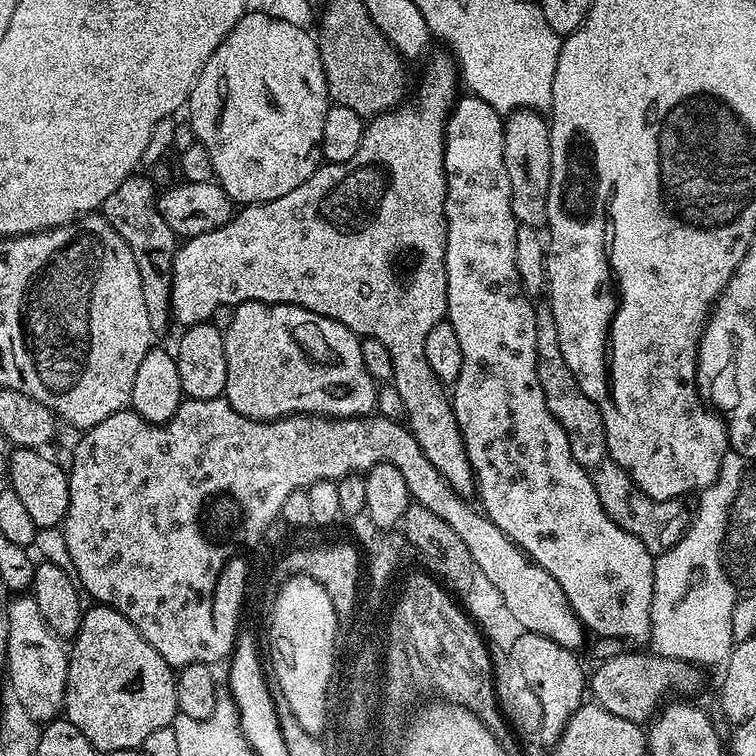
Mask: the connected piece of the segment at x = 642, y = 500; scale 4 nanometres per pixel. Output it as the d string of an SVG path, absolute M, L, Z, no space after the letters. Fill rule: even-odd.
M537 303L536 309L536 369L538 382L542 382L542 390L546 394L546 406L550 406L550 414L560 421L562 430L566 430L566 438L570 438L572 457L588 472L588 477L594 482L594 490L598 490L598 502L606 510L606 514L622 530L634 534L646 546L646 550L659 554L670 550L682 537L688 528L690 519L689 505L684 505L683 499L655 500L645 492L636 489L636 484L614 462L608 453L606 430L602 422L602 414L586 394L578 386L574 374L566 366L566 358L558 346L558 330L554 322L551 303Z

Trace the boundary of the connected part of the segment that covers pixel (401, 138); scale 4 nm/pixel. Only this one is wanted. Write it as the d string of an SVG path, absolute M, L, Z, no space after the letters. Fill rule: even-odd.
M444 54L432 64L432 69L428 72L428 85L420 92L420 101L417 104L401 103L392 109L391 112L383 112L380 116L371 117L367 121L362 142L358 145L358 150L354 153L354 158L350 162L341 164L321 163L302 186L294 186L290 194L282 194L282 198L274 198L265 204L243 205L233 215L226 226L218 226L218 230L210 230L206 234L187 237L177 247L176 255L172 258L172 320L180 323L180 326L190 324L202 324L213 319L212 312L219 308L227 309L229 306L245 304L246 302L262 302L263 304L293 304L302 306L314 314L322 314L342 322L351 332L363 338L373 336L390 350L390 358L394 362L394 374L391 383L396 386L398 393L402 396L402 406L405 407L406 427L414 434L418 446L426 454L429 462L442 474L442 478L448 480L448 485L454 489L457 496L465 498L471 497L474 492L474 481L472 478L472 467L470 458L466 454L466 446L462 442L460 427L456 421L456 415L452 409L452 402L445 385L430 370L430 362L426 362L426 334L434 330L434 326L442 319L445 319L448 310L448 295L446 294L446 238L448 237L448 227L444 217L444 203L448 197L448 187L444 177L444 126L453 103L452 87L458 84L458 76L454 71L454 61L451 55Z

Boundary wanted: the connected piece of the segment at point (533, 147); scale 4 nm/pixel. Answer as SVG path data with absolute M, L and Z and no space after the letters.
M513 110L504 120L504 165L510 174L512 209L517 225L543 229L548 222L548 191L550 190L549 121L536 110Z

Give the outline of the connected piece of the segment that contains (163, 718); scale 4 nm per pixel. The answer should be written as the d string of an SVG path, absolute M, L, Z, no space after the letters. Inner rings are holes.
M96 604L85 611L80 619L80 628L70 644L63 715L78 726L82 734L86 734L97 753L114 754L118 750L140 748L153 730L169 727L178 715L176 672L117 608Z

